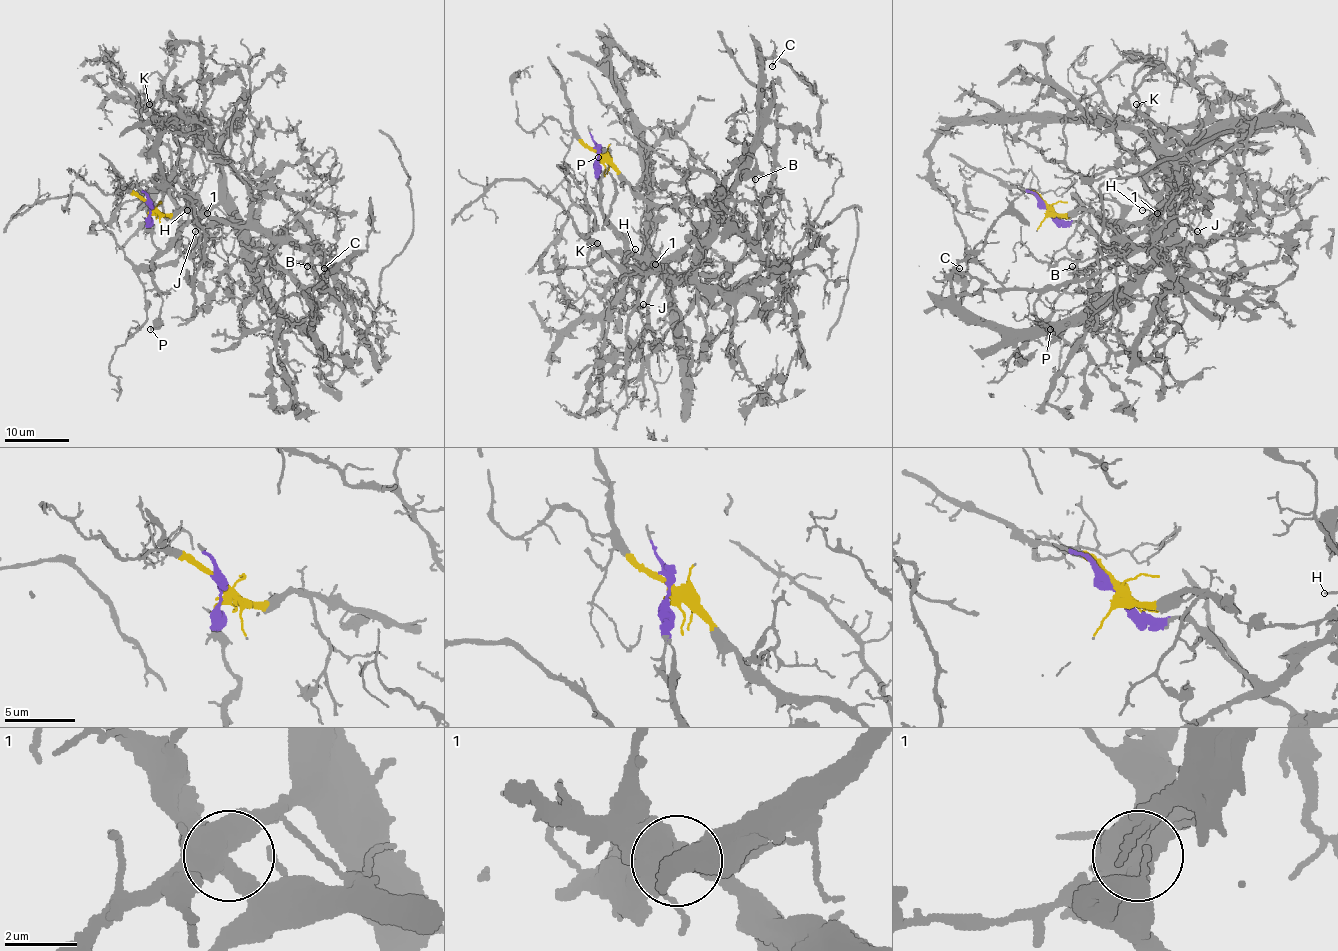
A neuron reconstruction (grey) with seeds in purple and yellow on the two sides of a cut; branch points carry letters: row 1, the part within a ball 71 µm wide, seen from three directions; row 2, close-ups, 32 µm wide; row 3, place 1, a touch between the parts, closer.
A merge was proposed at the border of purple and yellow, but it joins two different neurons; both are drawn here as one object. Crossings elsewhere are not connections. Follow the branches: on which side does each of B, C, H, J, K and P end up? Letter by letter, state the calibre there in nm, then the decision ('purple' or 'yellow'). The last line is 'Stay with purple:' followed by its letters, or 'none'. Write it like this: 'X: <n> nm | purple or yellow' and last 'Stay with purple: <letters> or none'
B: 160 nm | yellow
C: 180 nm | purple
H: 120 nm | purple
J: 110 nm | yellow
K: 130 nm | yellow
P: 260 nm | purple
Stay with purple: C, H, P

